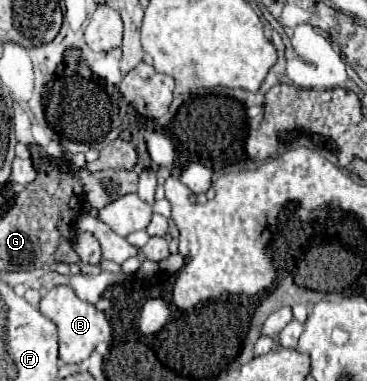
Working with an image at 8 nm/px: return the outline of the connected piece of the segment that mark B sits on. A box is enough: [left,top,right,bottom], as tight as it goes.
[40,285,112,363]

